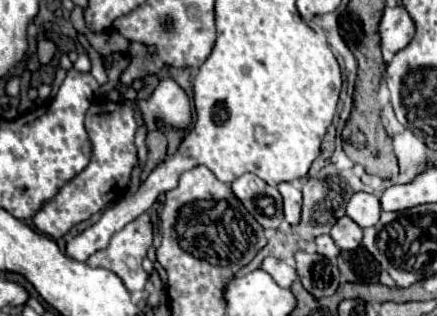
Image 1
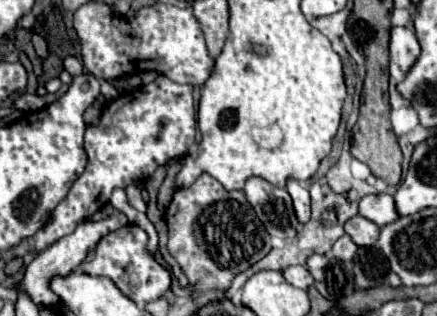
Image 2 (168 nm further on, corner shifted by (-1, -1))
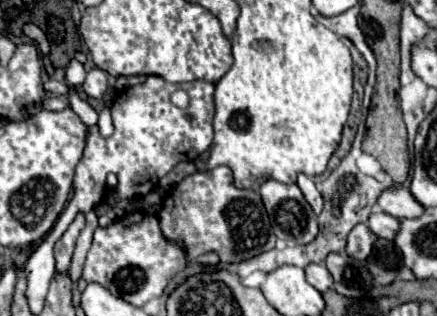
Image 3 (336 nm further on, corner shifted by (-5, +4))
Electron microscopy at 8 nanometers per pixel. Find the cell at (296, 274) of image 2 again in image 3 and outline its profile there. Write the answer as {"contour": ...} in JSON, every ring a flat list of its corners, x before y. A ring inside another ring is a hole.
{"contour":[[312,263,312,265,308,265,306,269,306,279,308,279,308,283,312,285,312,287,316,287,320,293,326,293,330,287,332,287,332,275,328,273,328,269,326,269,326,265,324,263]]}

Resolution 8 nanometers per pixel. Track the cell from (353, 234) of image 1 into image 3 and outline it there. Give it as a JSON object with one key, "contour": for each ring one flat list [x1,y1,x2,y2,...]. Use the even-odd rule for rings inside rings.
{"contour":[[374,213,370,215,368,219,368,227,378,235,378,237,384,237,384,239,394,239,398,229,400,229,400,221,388,213]]}

